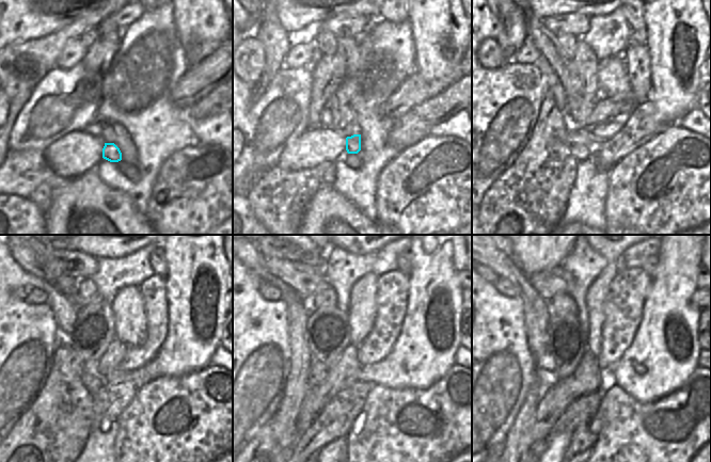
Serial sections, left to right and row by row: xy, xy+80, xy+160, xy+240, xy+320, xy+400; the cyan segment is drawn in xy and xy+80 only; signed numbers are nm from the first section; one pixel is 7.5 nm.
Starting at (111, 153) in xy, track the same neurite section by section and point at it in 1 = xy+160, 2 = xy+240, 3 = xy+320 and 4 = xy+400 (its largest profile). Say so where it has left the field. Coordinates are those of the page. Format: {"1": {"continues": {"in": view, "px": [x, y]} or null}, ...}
{"1": {"continues": {"in": "xy+160", "px": [603, 131]}}, "2": {"continues": {"in": "xy+240", "px": [153, 290]}}, "3": {"continues": {"in": "xy+320", "px": [392, 295]}}, "4": {"continues": {"in": "xy+400", "px": [623, 304]}}}

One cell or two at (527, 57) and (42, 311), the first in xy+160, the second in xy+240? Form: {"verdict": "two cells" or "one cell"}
{"verdict": "two cells"}

